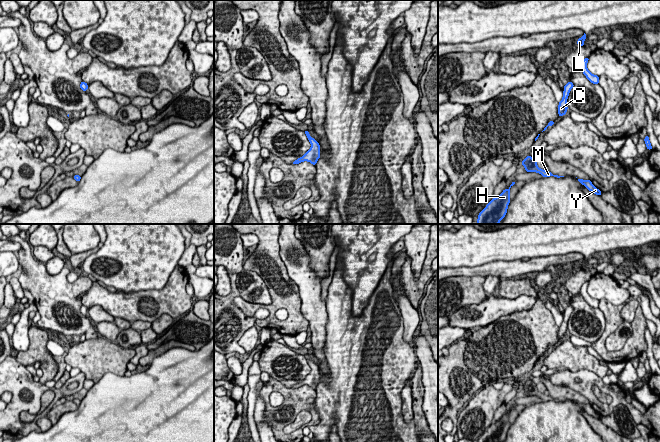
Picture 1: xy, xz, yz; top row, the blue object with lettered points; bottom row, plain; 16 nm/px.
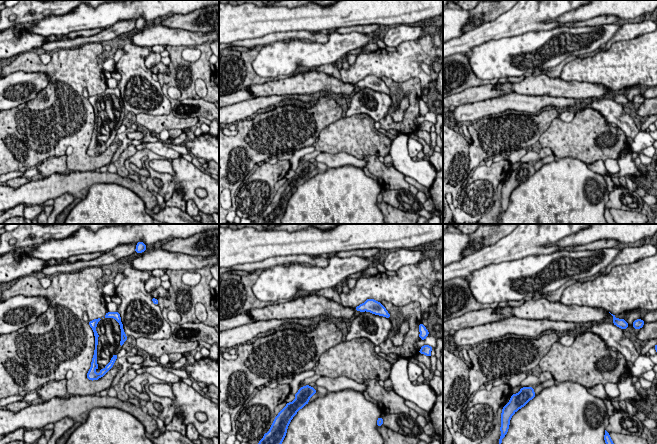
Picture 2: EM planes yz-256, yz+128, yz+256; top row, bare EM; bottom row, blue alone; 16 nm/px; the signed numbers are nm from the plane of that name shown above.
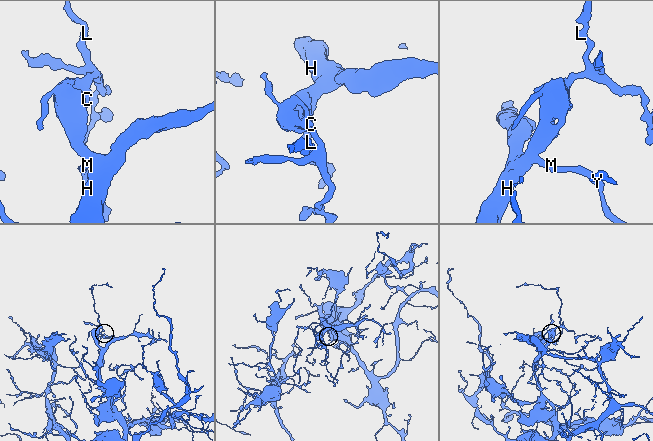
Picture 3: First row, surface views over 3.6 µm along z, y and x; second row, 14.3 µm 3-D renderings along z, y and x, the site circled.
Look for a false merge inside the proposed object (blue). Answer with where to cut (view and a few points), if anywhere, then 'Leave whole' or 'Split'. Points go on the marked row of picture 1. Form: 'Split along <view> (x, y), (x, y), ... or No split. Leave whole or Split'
No split. Leave whole

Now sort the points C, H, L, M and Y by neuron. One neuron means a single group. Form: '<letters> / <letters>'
C H L M Y

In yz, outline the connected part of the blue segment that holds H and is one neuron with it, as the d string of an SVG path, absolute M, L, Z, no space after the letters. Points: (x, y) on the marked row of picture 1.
M513 181L508 189L495 197L486 205L479 213L477 224L499 224L501 219L504 219L508 205L510 203L510 188L516 183Z

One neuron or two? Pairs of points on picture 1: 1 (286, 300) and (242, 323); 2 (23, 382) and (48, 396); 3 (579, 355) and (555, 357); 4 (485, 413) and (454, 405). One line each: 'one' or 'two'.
1: two
2: two
3: one
4: two

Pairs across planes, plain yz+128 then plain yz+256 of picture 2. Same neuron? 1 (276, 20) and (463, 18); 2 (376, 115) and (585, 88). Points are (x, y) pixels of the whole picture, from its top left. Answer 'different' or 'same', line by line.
1: same
2: different

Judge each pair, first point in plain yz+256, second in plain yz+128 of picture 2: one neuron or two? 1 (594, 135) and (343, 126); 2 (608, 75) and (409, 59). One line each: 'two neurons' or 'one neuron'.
1: one neuron
2: one neuron

